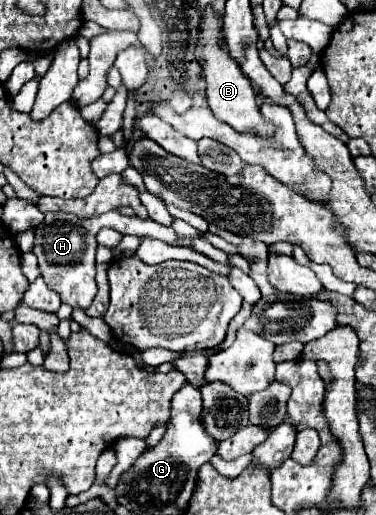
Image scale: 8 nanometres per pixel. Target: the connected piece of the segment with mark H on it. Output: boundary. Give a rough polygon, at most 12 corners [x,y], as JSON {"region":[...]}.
{"region":[[115,210],[79,220],[47,214],[35,230],[41,276],[71,308],[97,294],[95,234],[125,234],[167,244],[171,226]]}

